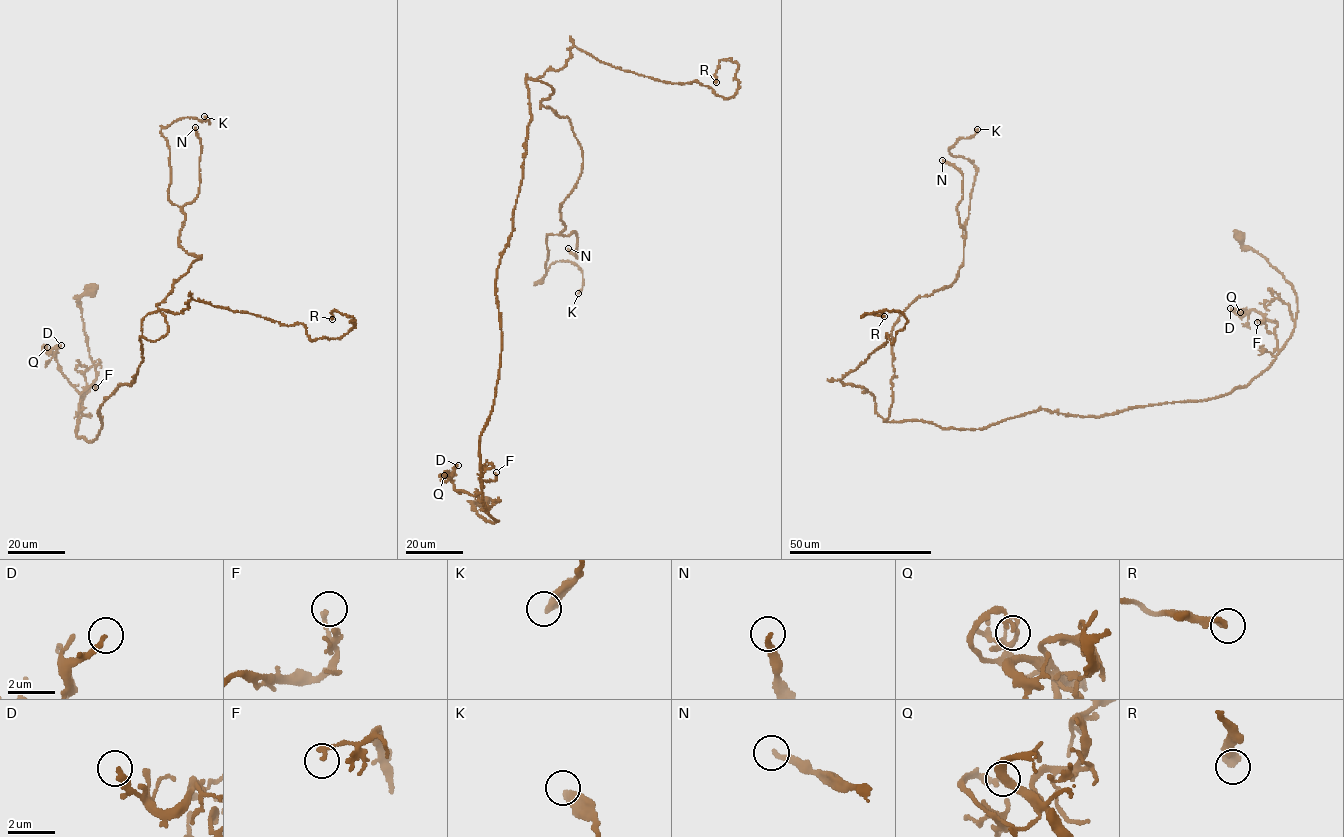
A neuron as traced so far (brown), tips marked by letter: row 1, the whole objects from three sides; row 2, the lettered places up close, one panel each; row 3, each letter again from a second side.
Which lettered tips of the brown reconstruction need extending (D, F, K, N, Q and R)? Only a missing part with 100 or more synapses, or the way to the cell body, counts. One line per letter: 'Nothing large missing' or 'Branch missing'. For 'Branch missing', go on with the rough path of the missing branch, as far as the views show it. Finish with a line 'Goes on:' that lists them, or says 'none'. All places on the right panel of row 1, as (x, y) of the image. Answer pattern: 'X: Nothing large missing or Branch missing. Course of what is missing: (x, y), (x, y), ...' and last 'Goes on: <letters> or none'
D: Nothing large missing
F: Nothing large missing
K: Nothing large missing
N: Nothing large missing
Q: Nothing large missing
R: Nothing large missing
Goes on: none

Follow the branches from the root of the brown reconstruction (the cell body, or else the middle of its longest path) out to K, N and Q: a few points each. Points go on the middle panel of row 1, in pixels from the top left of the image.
K: (484, 503), (494, 523), (480, 434), (528, 79), (583, 154), (535, 283), (571, 262), (578, 293)
N: (484, 503), (494, 523), (480, 434), (528, 79), (582, 149), (568, 248)
Q: (484, 503), (474, 503), (474, 508), (494, 523), (481, 482), (481, 491), (471, 495), (439, 476), (444, 475)

